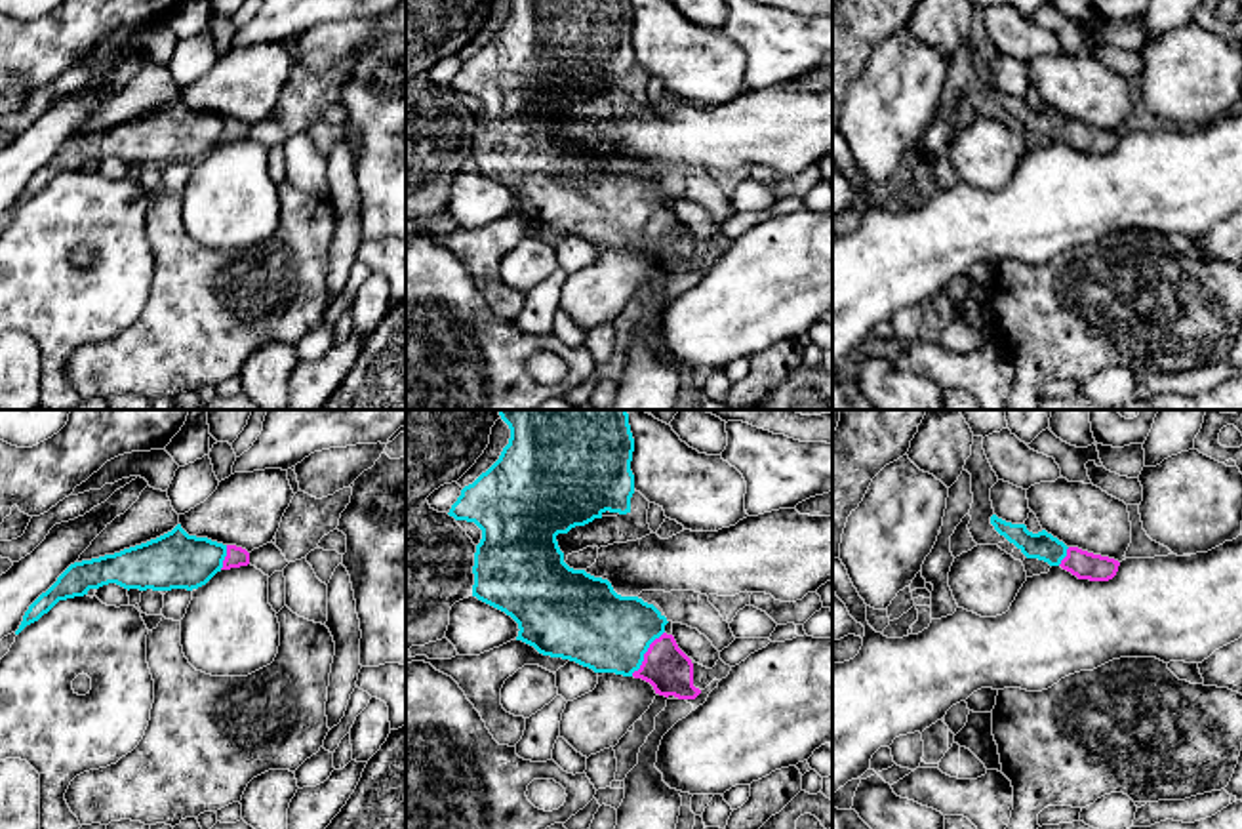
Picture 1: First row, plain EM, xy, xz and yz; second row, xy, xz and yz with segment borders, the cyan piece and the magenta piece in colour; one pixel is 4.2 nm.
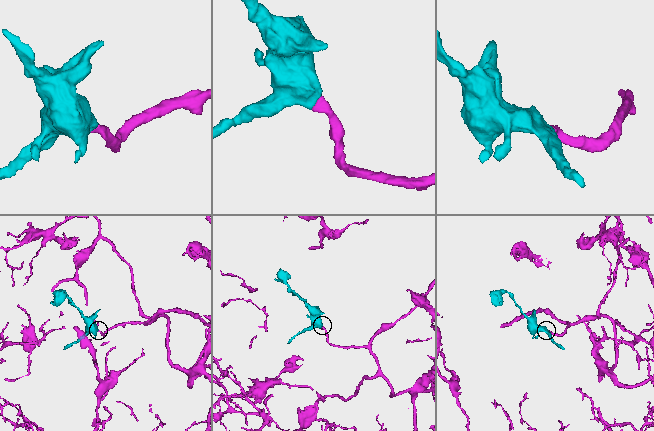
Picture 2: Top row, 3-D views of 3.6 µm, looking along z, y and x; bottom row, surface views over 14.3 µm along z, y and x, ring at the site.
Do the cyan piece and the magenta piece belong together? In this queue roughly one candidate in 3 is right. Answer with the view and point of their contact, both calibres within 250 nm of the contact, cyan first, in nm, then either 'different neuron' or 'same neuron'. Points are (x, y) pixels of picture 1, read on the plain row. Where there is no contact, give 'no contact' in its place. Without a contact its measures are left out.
xz (644, 225) | 340/190 nm | same neuron

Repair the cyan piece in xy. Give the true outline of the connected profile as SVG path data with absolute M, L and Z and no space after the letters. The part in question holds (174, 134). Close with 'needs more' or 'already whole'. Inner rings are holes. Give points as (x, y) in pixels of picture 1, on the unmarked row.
M181 97L147 116L70 137L25 185L15 208L38 194L59 173L84 170L90 162L116 156L124 162L198 162L217 145L250 137L250 126L208 111L189 109Z; needs more

